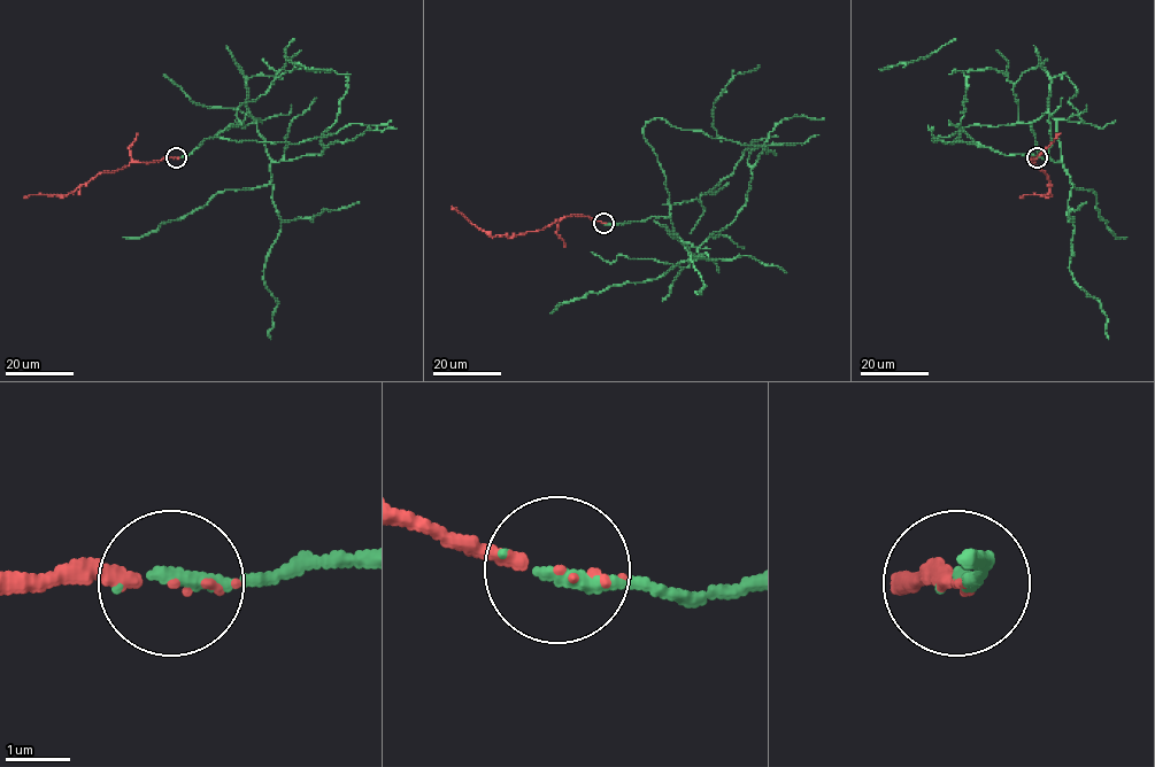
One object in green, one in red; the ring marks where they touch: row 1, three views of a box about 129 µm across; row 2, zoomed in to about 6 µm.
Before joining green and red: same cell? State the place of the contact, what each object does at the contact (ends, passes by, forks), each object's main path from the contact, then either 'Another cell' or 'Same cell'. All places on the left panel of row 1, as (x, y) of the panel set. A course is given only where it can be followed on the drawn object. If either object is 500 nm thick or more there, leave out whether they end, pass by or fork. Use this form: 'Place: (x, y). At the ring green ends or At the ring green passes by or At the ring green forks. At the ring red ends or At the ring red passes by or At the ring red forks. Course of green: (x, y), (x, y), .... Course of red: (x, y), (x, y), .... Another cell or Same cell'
Place: (176, 157). At the ring green ends. At the ring red ends. Course of green: (176, 157), (190, 155), (206, 139), (241, 123), (230, 124), (215, 137), (295, 144), (349, 124), (391, 121). Course of red: (176, 157), (131, 162), (115, 171), (101, 172), (64, 195), (30, 194), (23, 198). Same cell

